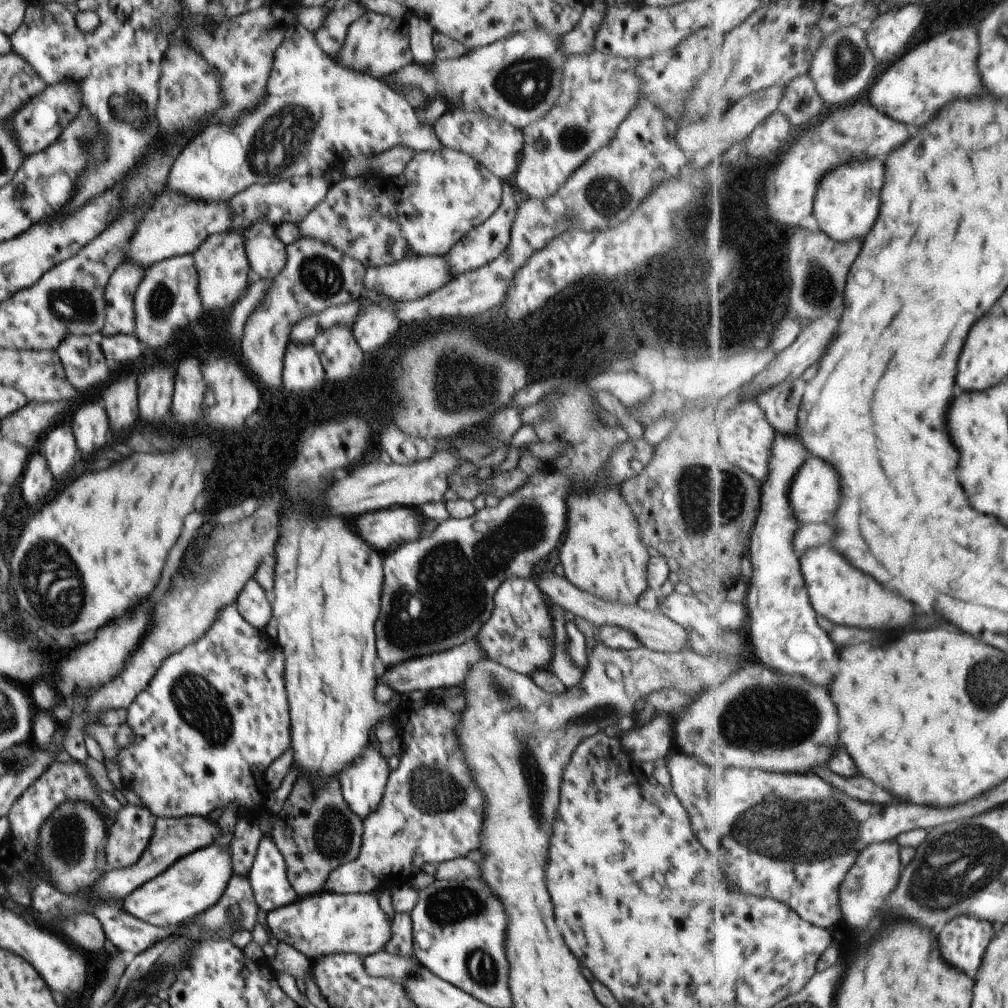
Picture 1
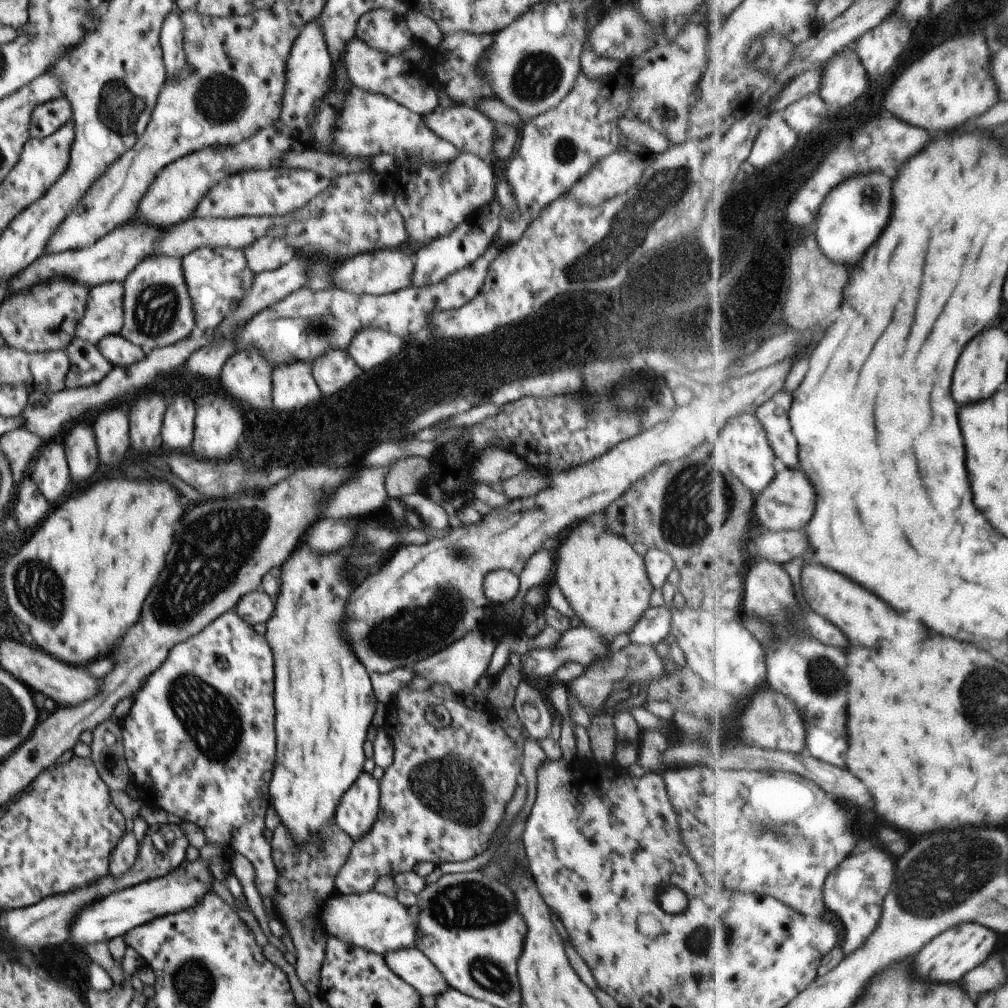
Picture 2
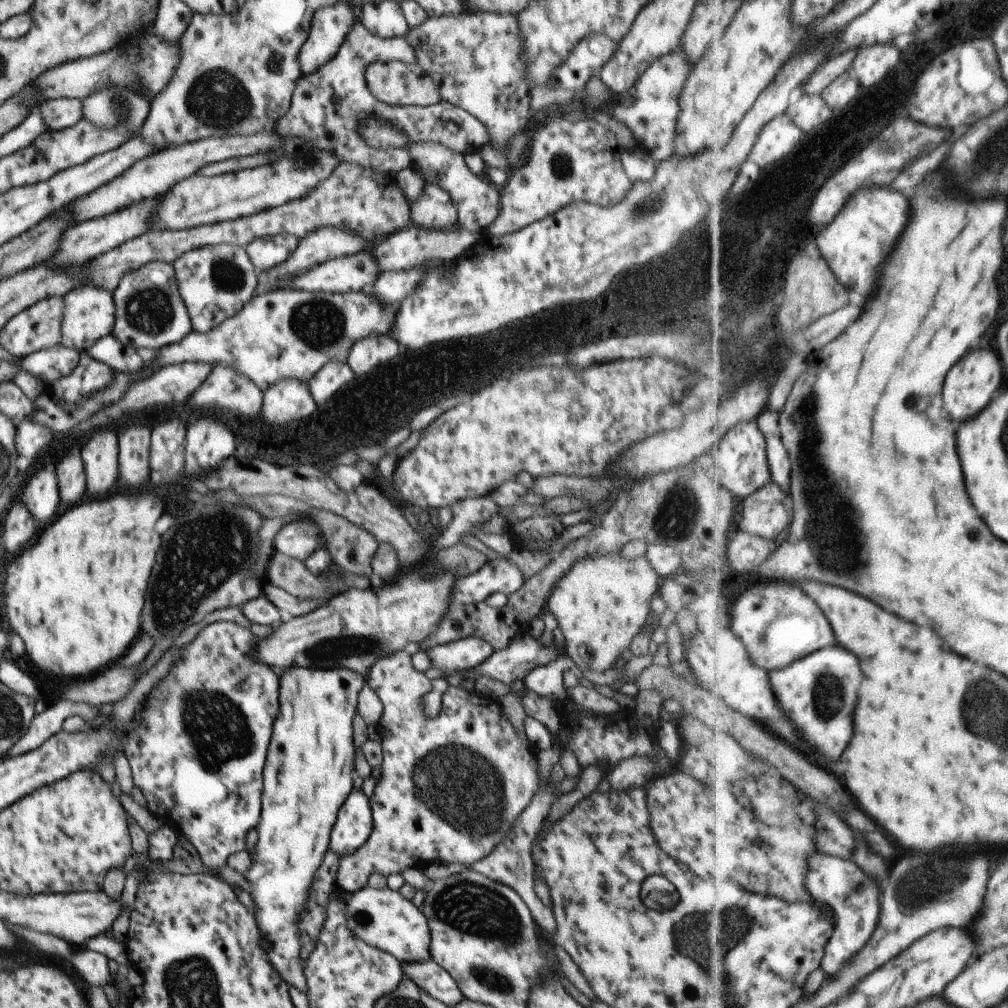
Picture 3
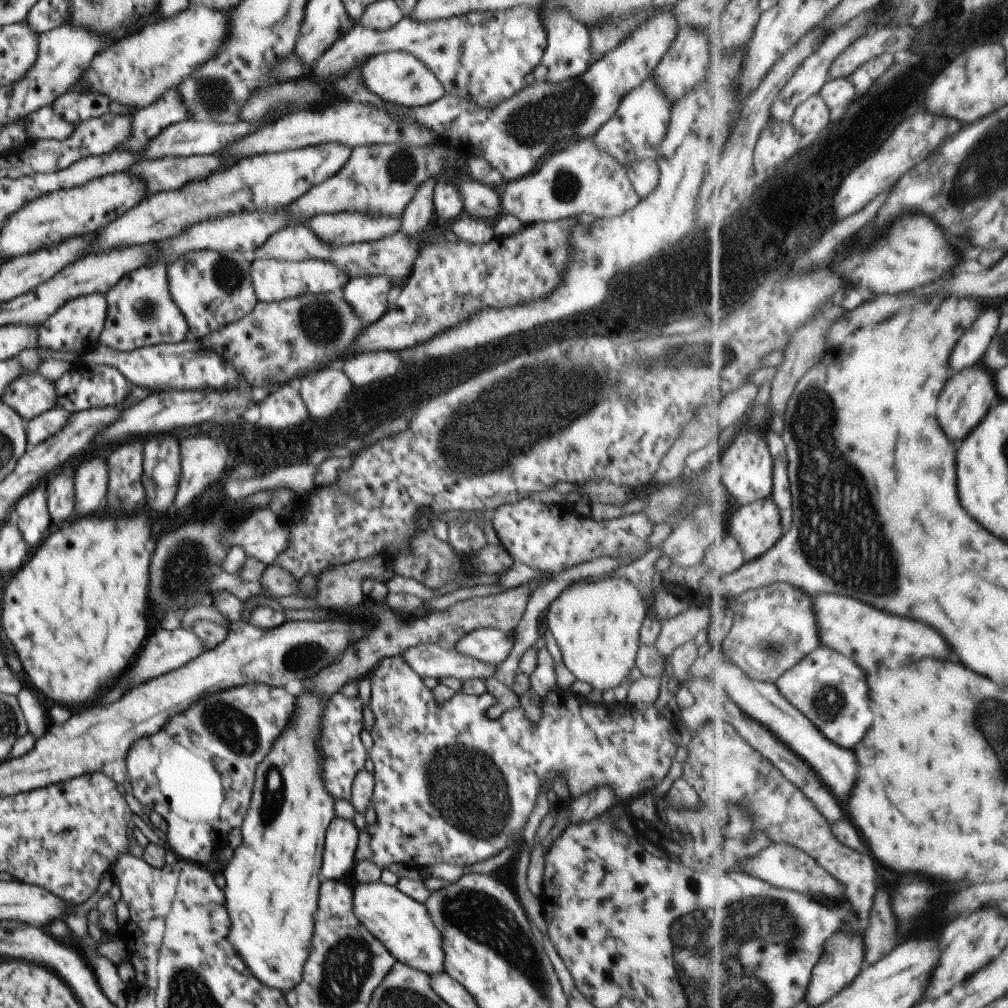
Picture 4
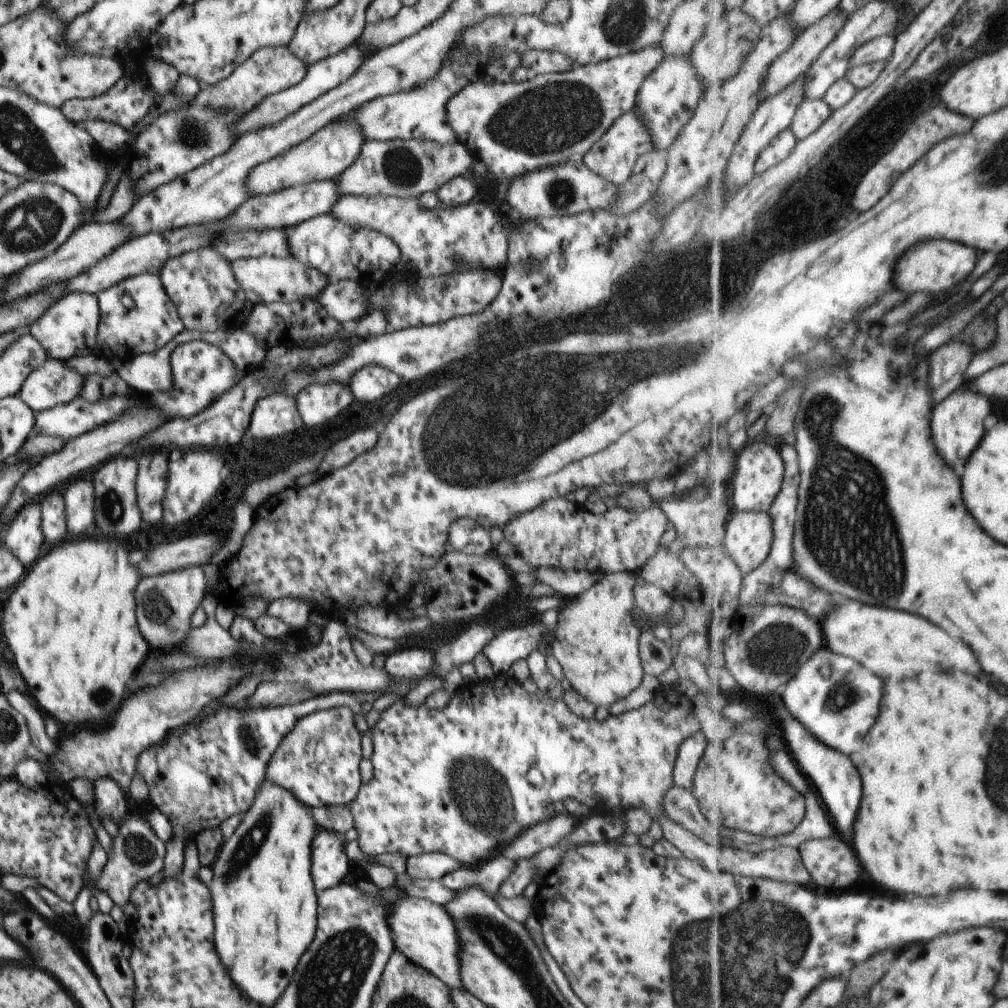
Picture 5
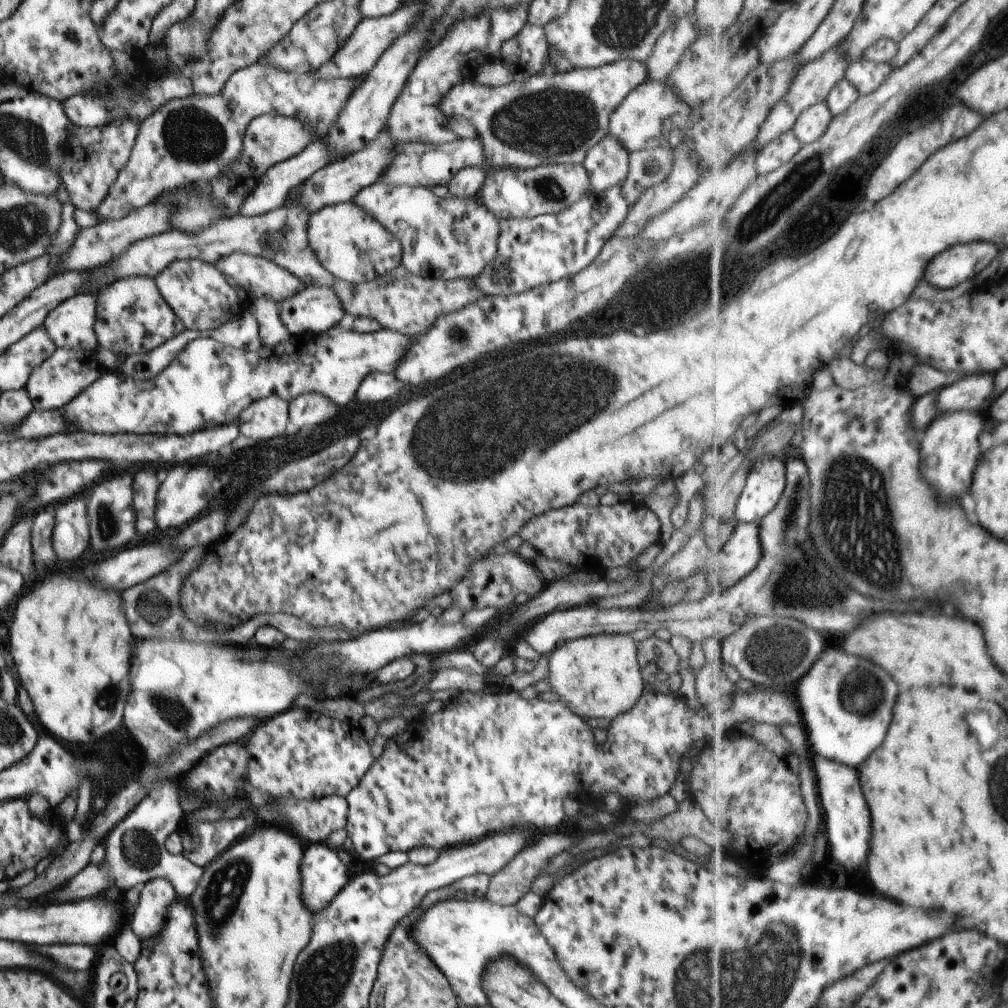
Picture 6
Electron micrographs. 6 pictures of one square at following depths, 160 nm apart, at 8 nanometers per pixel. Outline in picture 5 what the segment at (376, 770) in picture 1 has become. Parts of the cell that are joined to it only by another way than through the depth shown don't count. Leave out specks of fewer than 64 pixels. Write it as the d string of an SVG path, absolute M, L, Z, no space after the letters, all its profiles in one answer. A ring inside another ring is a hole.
M317 831L312 838L311 876L317 890L323 890L341 882L352 865L344 853L344 838L335 831Z

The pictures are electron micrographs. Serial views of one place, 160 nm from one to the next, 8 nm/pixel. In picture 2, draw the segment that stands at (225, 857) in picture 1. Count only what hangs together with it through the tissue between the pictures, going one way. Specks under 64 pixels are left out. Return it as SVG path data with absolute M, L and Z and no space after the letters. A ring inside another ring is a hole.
M193 860L182 861L179 866L172 869L163 877L149 879L148 881L127 887L121 892L112 892L93 902L91 906L83 908L81 914L75 918L75 926L71 926L71 940L77 944L91 944L107 942L109 939L119 938L130 928L151 922L153 919L173 912L180 912L195 906L199 900L212 888L212 874L207 869L207 863Z

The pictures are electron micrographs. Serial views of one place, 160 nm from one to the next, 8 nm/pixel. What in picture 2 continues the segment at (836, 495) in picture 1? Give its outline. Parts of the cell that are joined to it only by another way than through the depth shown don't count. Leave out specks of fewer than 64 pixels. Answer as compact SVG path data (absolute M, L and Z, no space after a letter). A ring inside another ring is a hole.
M783 462L779 463L775 478L756 500L757 524L769 531L803 530L815 516L815 508L817 508L817 504L815 504L817 494L815 492L817 490L803 470L799 470L799 468L791 470L791 467Z

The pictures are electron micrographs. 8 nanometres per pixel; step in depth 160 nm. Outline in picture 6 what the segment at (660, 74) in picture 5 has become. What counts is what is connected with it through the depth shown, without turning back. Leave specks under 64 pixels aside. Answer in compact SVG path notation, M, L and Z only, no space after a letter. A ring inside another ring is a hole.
M646 79L633 88L610 114L606 135L618 140L628 152L657 147L674 148L683 142L691 106L665 80Z

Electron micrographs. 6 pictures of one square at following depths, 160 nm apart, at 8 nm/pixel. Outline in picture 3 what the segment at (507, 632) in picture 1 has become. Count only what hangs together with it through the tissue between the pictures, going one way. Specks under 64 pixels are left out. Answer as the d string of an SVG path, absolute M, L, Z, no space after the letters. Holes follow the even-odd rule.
M487 562L478 571L456 578L448 606L473 606L497 592L507 596L522 582L521 574L509 562Z

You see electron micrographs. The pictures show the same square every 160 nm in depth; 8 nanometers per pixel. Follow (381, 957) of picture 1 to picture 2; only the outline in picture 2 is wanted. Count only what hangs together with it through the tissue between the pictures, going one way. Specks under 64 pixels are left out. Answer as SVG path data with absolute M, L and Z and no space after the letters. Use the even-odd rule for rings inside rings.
M403 948L383 955L387 968L423 999L430 1001L443 994L449 984L439 970L416 948Z

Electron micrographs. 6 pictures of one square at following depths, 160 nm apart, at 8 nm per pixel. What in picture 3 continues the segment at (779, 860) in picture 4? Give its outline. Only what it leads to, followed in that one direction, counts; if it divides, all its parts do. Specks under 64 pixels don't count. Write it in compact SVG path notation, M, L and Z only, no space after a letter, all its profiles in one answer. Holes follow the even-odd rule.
M815 854L811 858L806 886L813 902L821 902L835 913L834 935L830 944L827 944L822 961L823 972L827 976L826 980L829 980L829 976L839 976L835 972L839 972L871 940L881 916L881 890L879 884L871 876L867 876L854 860L822 854Z

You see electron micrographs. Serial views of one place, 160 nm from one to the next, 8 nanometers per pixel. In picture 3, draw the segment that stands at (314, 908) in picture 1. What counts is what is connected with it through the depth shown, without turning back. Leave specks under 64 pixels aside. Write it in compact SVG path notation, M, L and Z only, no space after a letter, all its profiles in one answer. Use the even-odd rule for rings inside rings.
M365 886L353 892L345 904L347 928L359 940L393 956L401 964L419 964L421 960L432 958L429 954L430 935L426 918L398 891Z

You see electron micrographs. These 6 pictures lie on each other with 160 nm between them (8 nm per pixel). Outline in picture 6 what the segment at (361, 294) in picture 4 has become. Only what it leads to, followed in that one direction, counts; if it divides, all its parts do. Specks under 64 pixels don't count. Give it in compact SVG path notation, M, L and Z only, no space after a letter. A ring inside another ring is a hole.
M307 286L294 294L286 301L279 302L279 313L283 326L290 332L292 336L301 334L301 332L311 332L311 334L319 335L337 325L337 322L343 318L345 313L342 309L340 300L330 288Z

